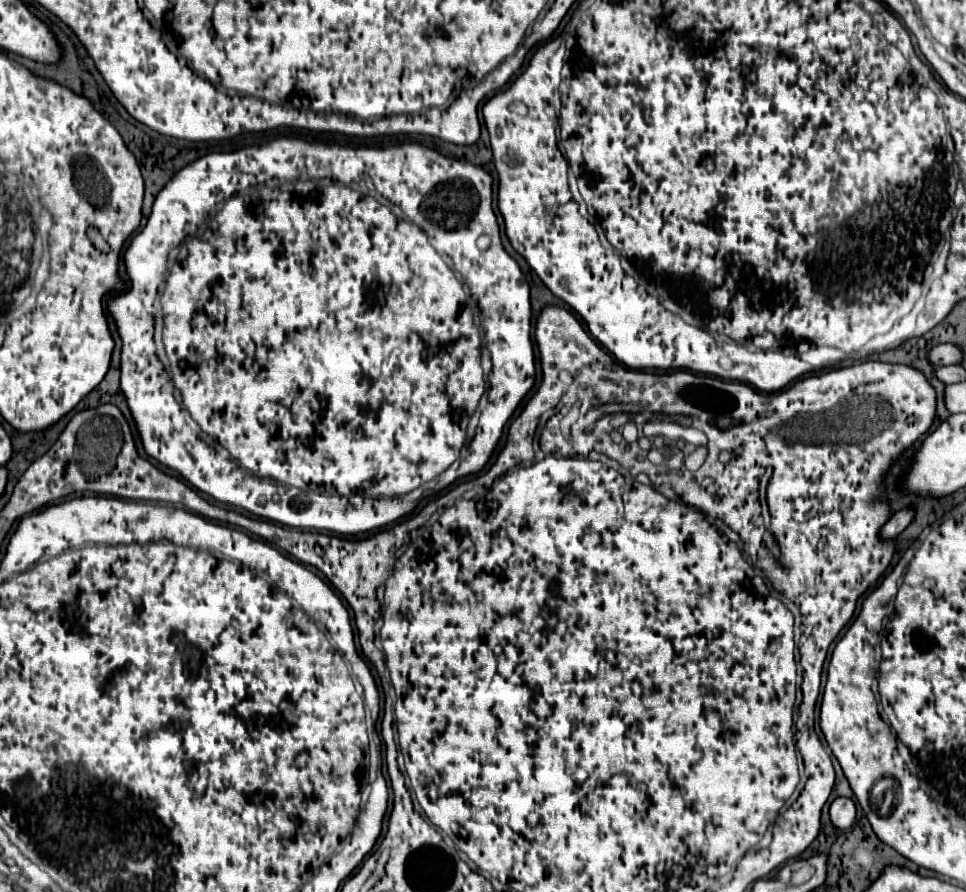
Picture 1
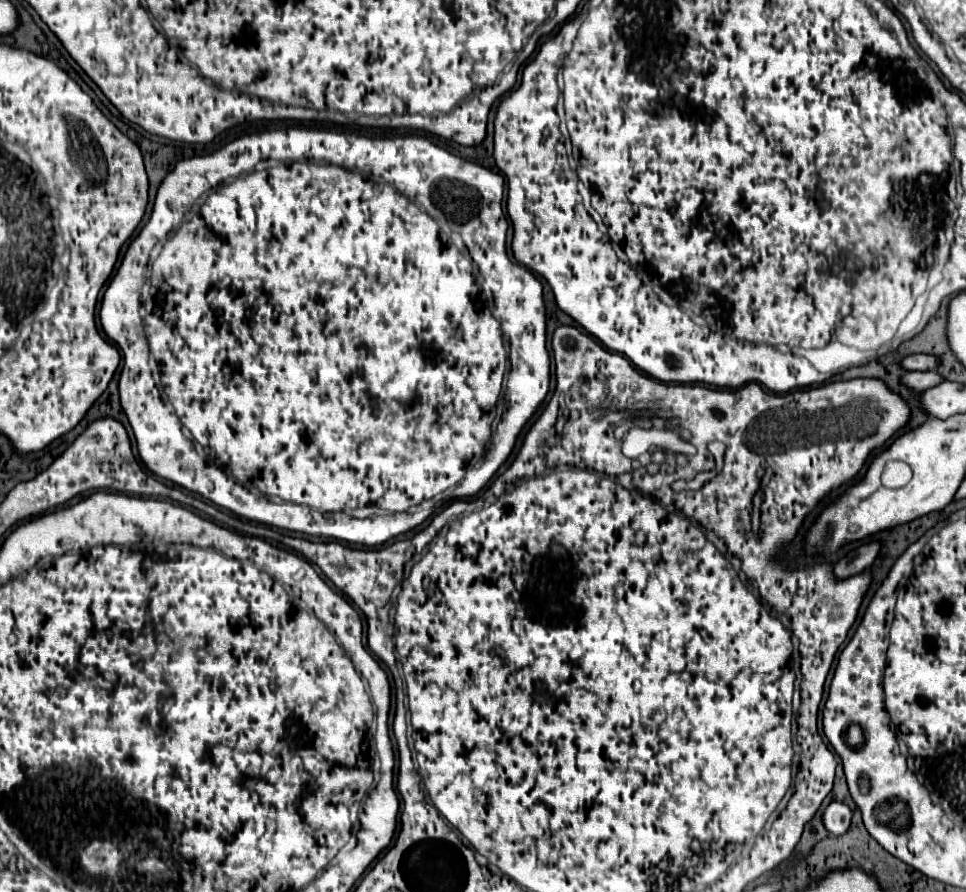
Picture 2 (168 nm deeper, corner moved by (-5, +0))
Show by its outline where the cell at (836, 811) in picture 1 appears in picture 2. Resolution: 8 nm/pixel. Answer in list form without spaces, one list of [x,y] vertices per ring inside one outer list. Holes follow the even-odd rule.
[[[832,801],[822,815],[822,823],[832,835],[842,835],[850,827],[850,817],[852,817],[852,811],[846,803]]]

